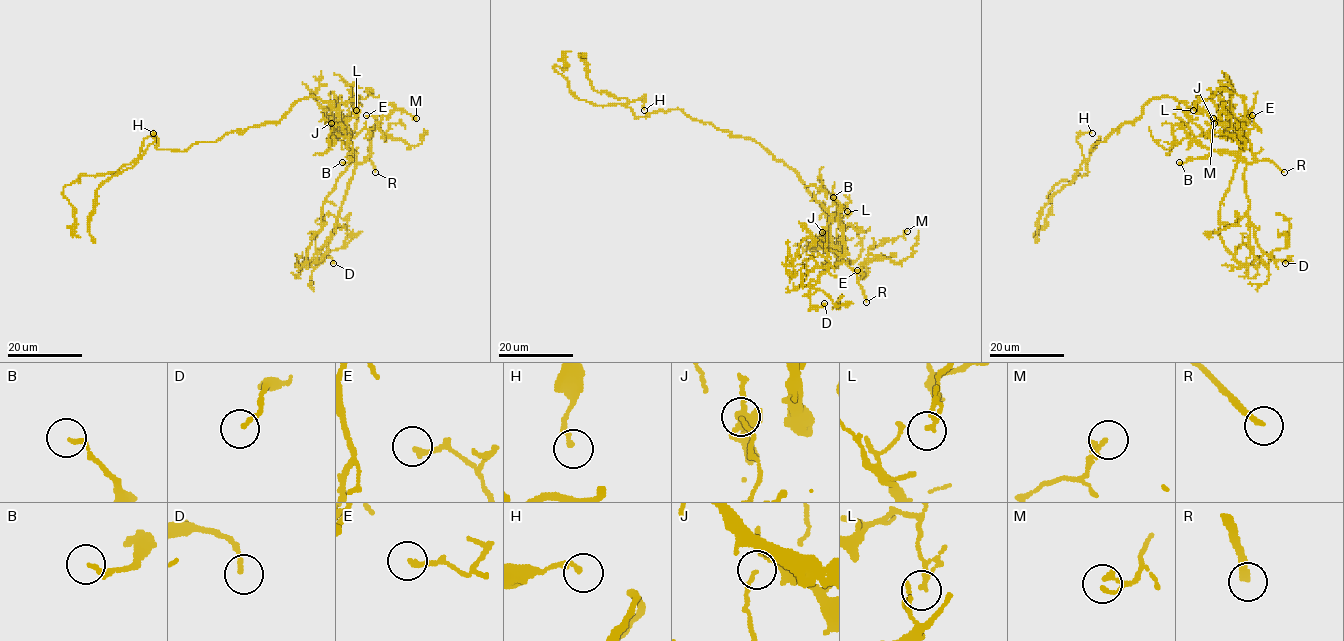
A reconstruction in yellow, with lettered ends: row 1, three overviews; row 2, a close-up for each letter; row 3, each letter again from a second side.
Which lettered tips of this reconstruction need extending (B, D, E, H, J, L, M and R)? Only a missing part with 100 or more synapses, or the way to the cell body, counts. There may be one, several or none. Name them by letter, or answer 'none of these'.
R

